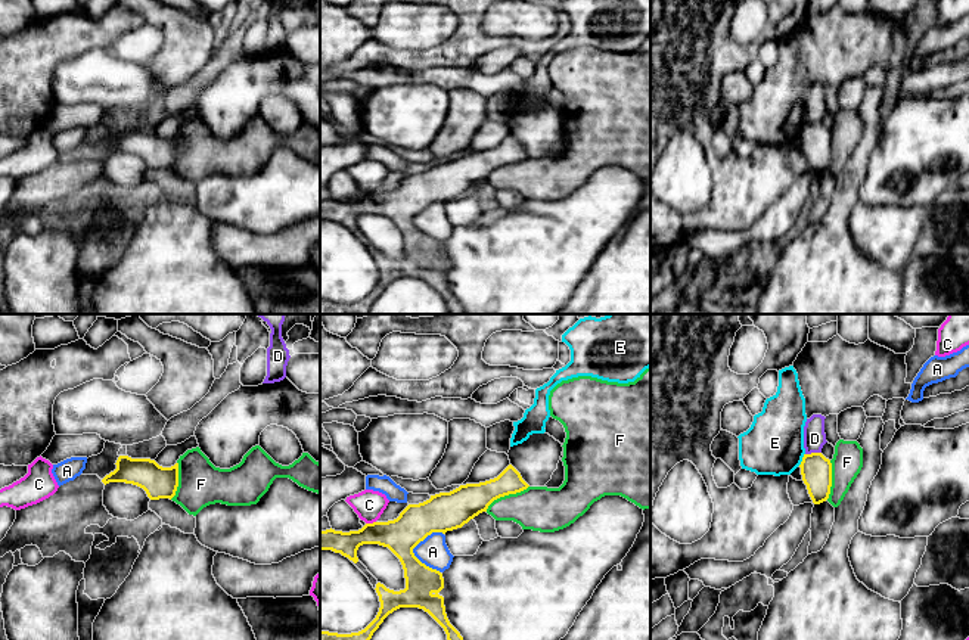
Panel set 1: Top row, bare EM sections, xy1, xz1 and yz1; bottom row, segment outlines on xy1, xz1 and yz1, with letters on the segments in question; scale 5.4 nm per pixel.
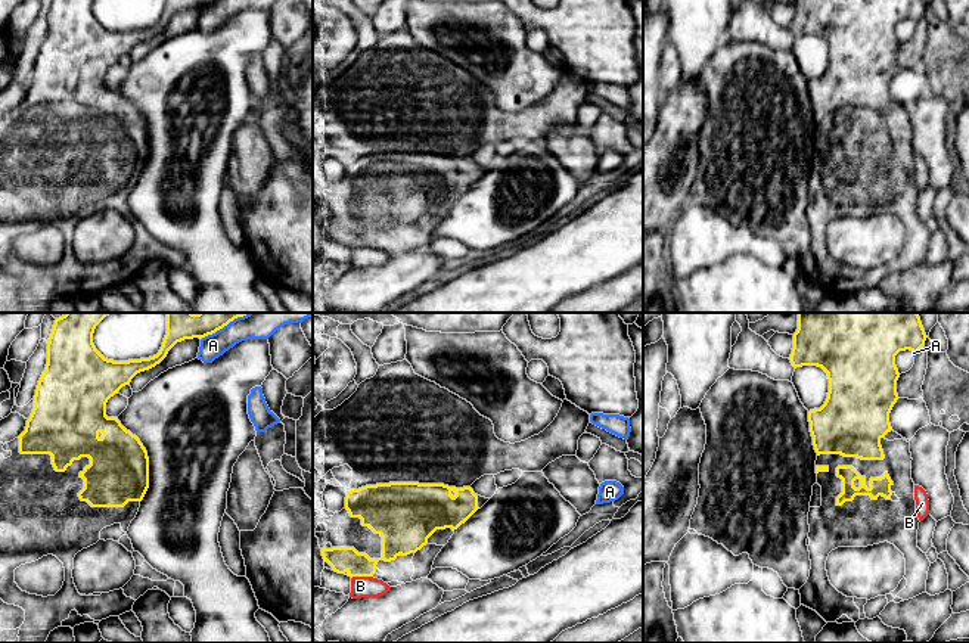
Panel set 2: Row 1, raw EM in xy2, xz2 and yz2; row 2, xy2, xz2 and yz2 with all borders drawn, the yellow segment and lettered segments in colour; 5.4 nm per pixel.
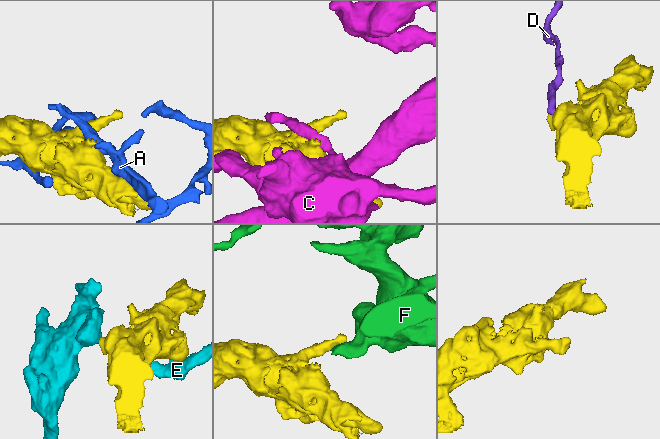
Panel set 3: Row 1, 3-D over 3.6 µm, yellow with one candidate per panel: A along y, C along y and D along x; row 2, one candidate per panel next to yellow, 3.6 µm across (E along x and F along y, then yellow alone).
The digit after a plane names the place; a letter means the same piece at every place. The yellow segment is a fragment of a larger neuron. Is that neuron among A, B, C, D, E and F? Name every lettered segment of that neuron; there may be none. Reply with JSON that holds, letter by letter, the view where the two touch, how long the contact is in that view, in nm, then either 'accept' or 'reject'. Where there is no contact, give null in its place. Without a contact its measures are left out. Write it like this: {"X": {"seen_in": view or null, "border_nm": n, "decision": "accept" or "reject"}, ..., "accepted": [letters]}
{"A": {"seen_in": "xz1", "border_nm": 240, "decision": "reject"}, "B": {"seen_in": "xz2", "border_nm": 120, "decision": "reject"}, "C": {"seen_in": "xz1", "border_nm": 60, "decision": "reject"}, "D": {"seen_in": "yz1", "border_nm": 90, "decision": "reject"}, "E": {"seen_in": "yz1", "border_nm": 80, "decision": "reject"}, "F": {"seen_in": "xz1", "border_nm": 280, "decision": "reject"}, "accepted": []}

